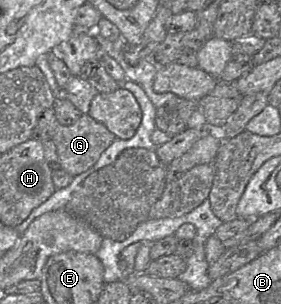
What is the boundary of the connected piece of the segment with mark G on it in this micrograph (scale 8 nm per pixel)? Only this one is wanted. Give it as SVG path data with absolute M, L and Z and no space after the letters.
M87 113L71 125L59 125L53 140L61 169L72 177L87 171L116 139Z

